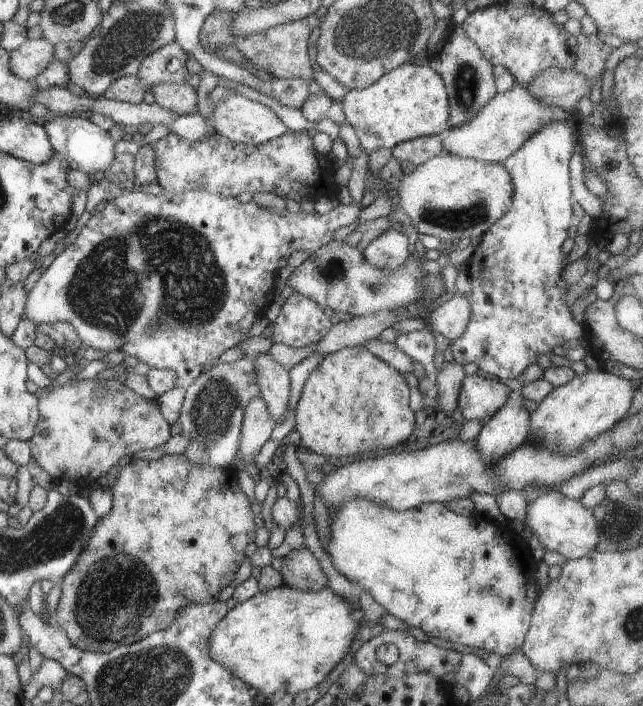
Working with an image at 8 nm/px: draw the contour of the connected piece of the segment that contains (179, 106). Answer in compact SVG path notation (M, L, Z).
M160 83L148 88L154 95L155 102L160 106L173 110L179 115L198 112L196 89L188 83Z

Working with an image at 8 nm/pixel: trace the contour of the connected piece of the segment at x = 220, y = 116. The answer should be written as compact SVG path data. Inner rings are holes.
M232 94L214 103L211 117L215 120L215 134L247 145L258 146L290 131L283 120L269 106L258 101L251 101L240 94Z

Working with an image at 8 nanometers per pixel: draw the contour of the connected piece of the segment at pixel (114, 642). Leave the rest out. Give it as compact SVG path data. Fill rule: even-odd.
M164 454L157 460L132 459L120 468L116 482L112 484L113 505L112 510L100 517L94 525L92 534L82 552L76 557L72 568L60 580L61 594L58 601L56 615L53 623L64 629L67 637L74 646L85 651L107 653L118 645L131 645L142 640L150 633L167 629L177 617L177 614L189 604L205 605L217 600L220 591L228 586L246 558L246 551L253 547L256 536L256 516L250 507L251 503L238 484L238 470L232 467L225 469L214 468L210 465L201 465L189 461L184 455Z

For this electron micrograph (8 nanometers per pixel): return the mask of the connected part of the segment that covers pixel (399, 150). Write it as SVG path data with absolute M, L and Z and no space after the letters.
M428 135L418 137L406 142L401 142L391 148L392 156L400 162L412 162L412 164L422 164L430 160L433 156L438 156L442 152L443 136Z

